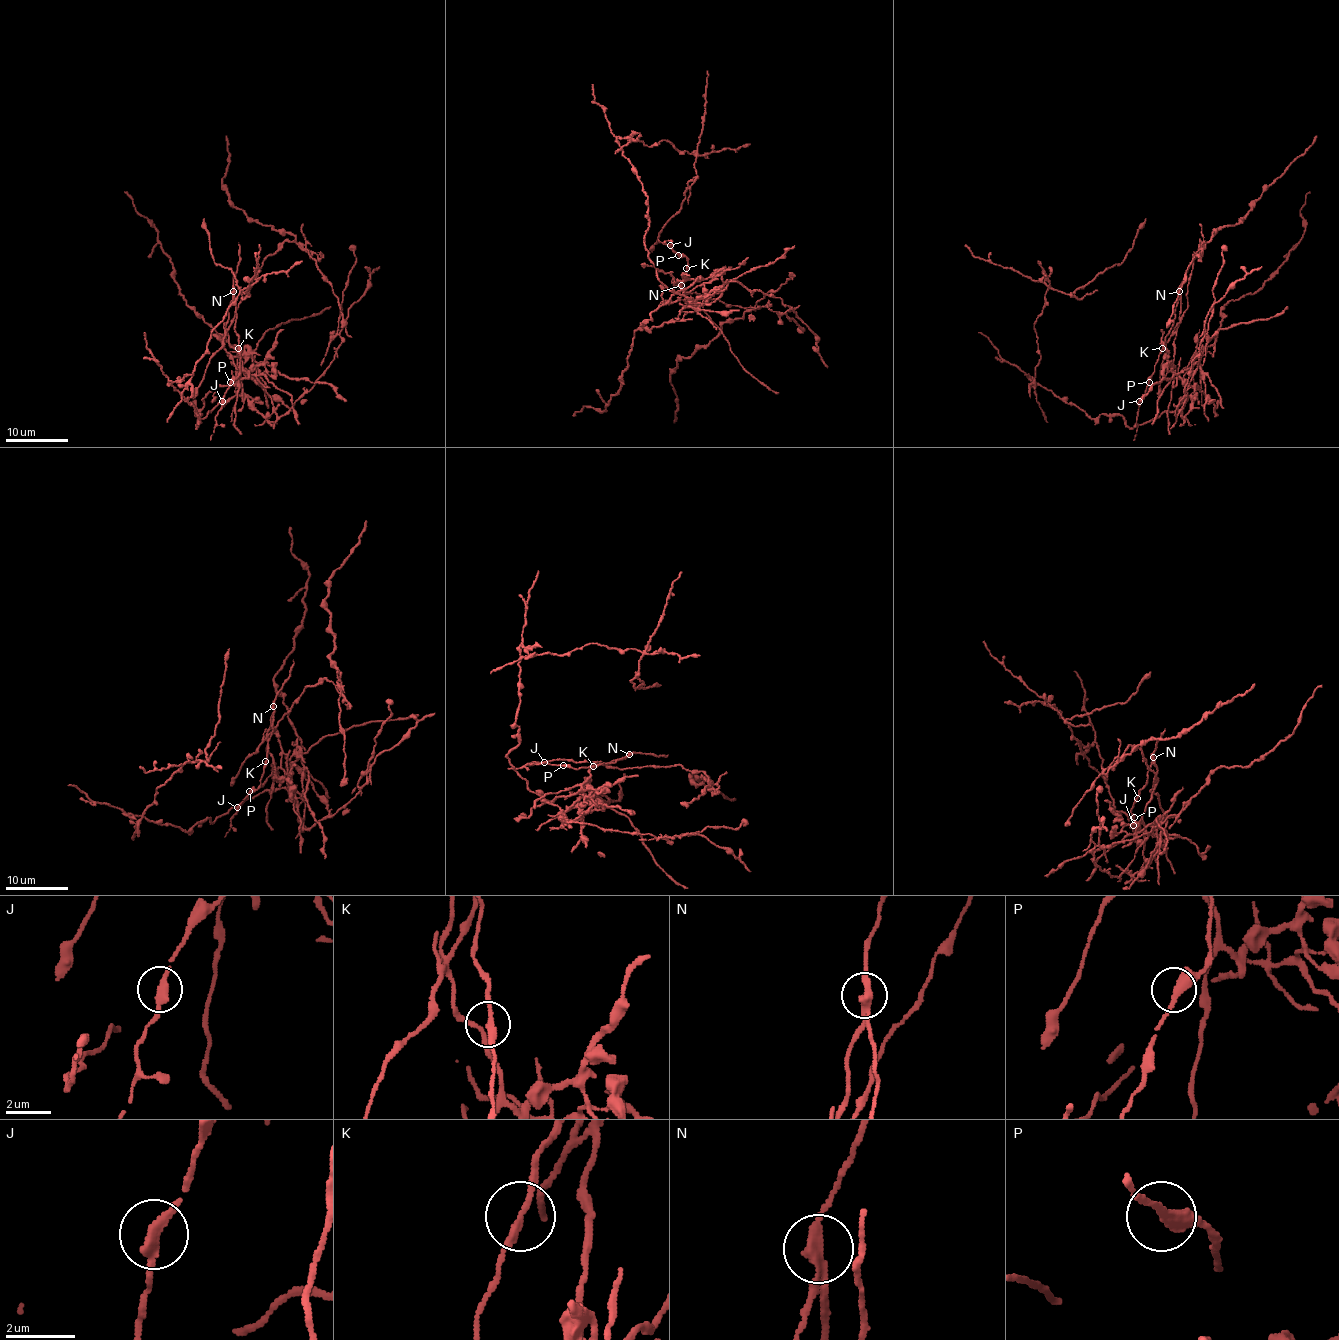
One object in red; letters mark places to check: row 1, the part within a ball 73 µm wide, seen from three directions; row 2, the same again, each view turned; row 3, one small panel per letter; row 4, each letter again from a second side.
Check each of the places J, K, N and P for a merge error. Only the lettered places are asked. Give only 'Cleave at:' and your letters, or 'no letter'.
Cleave at: N

